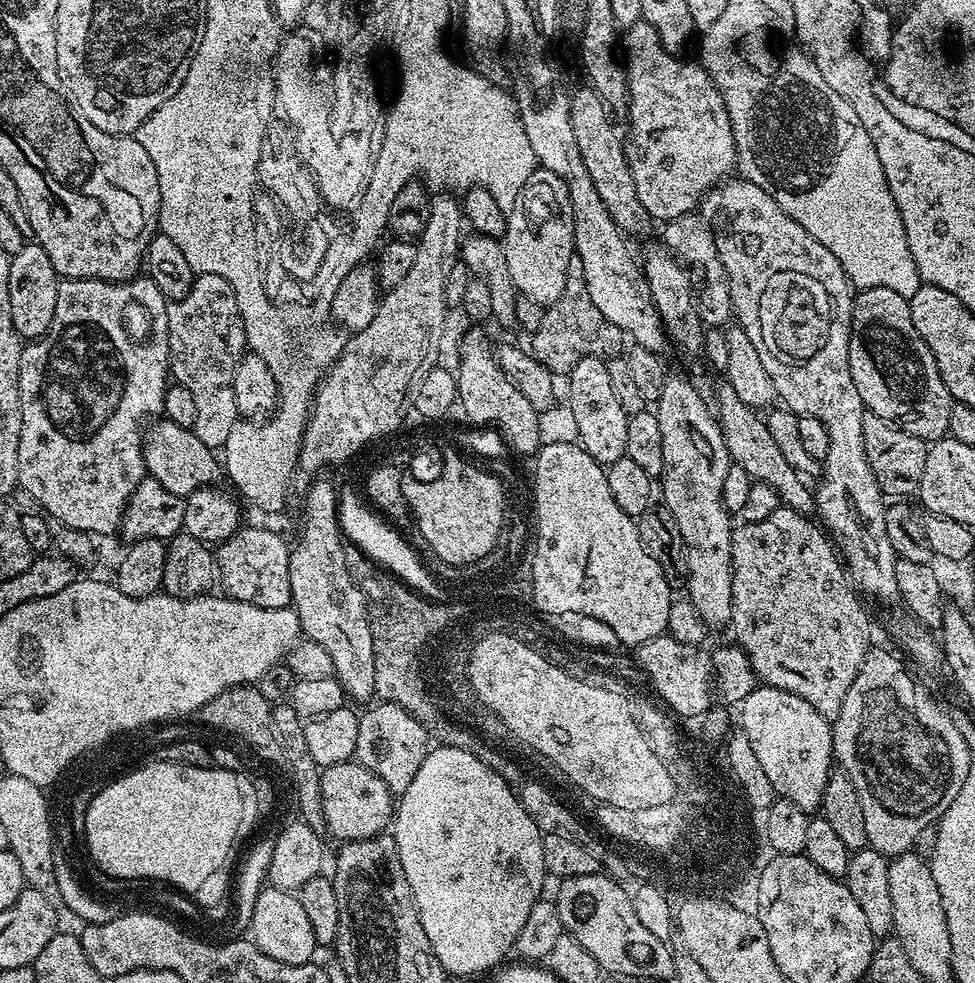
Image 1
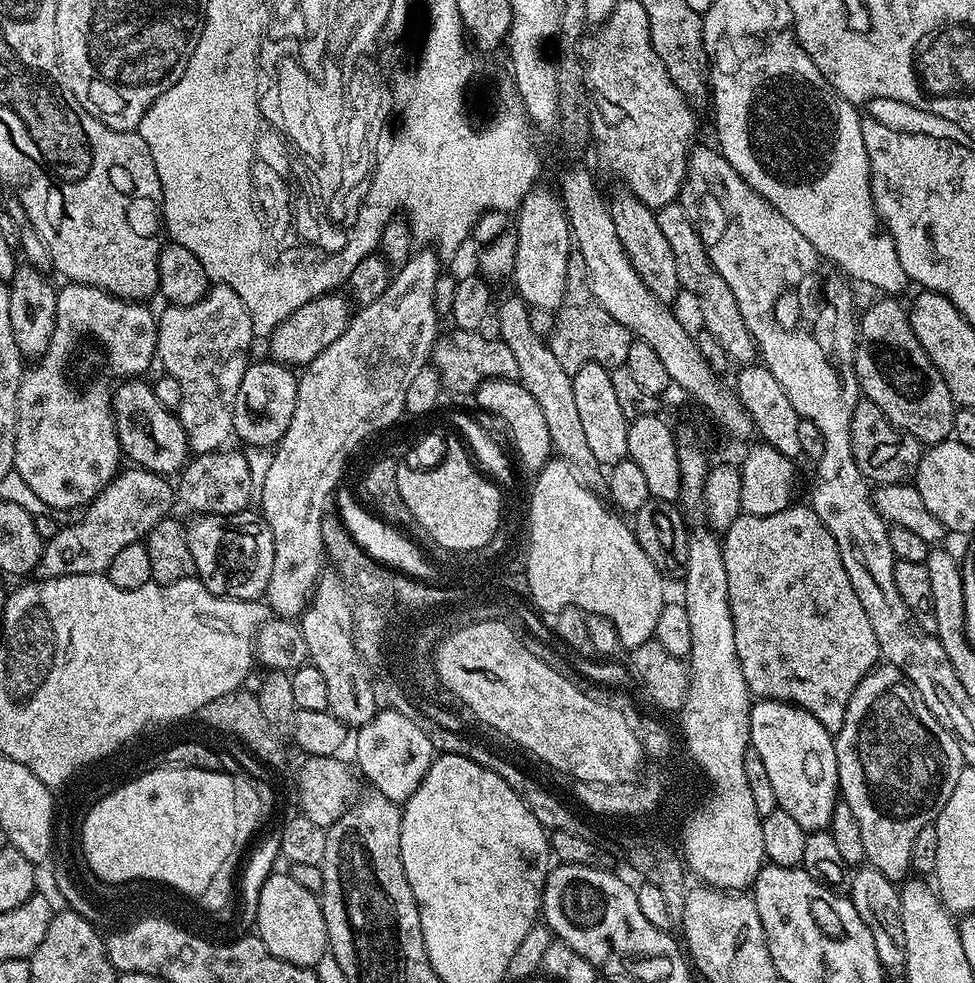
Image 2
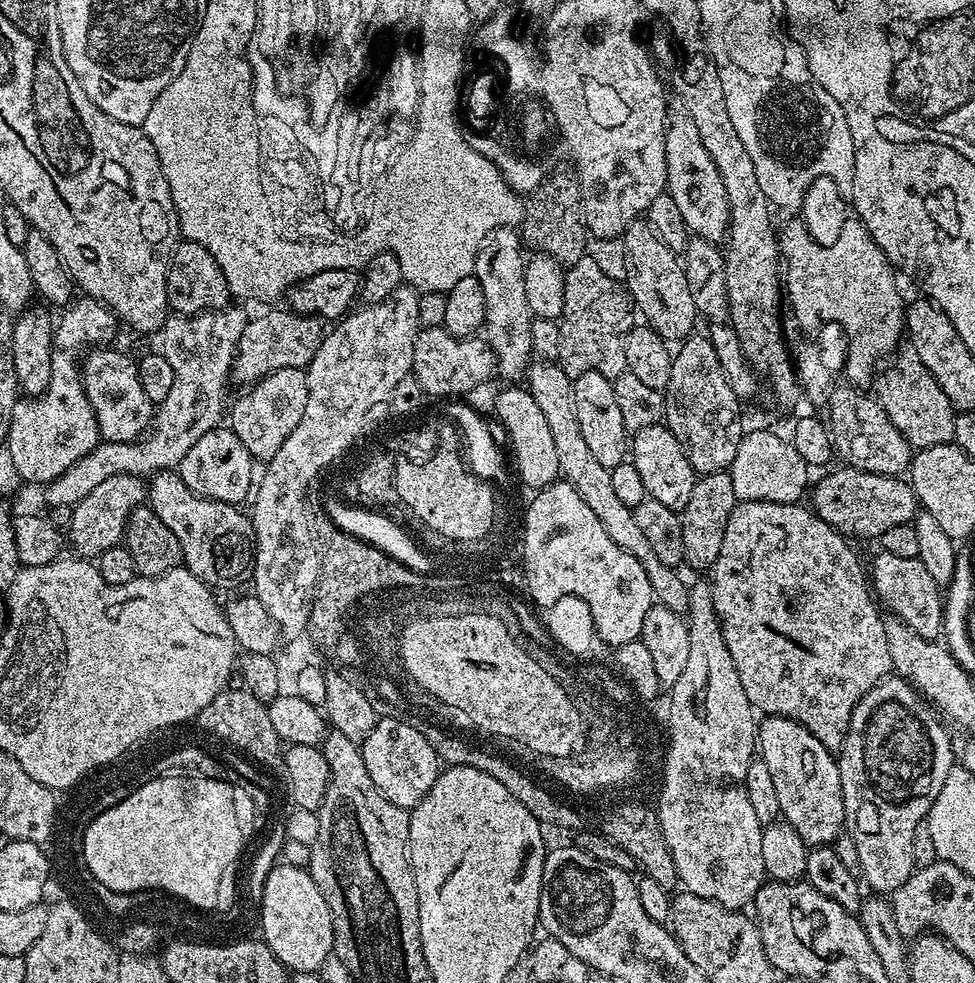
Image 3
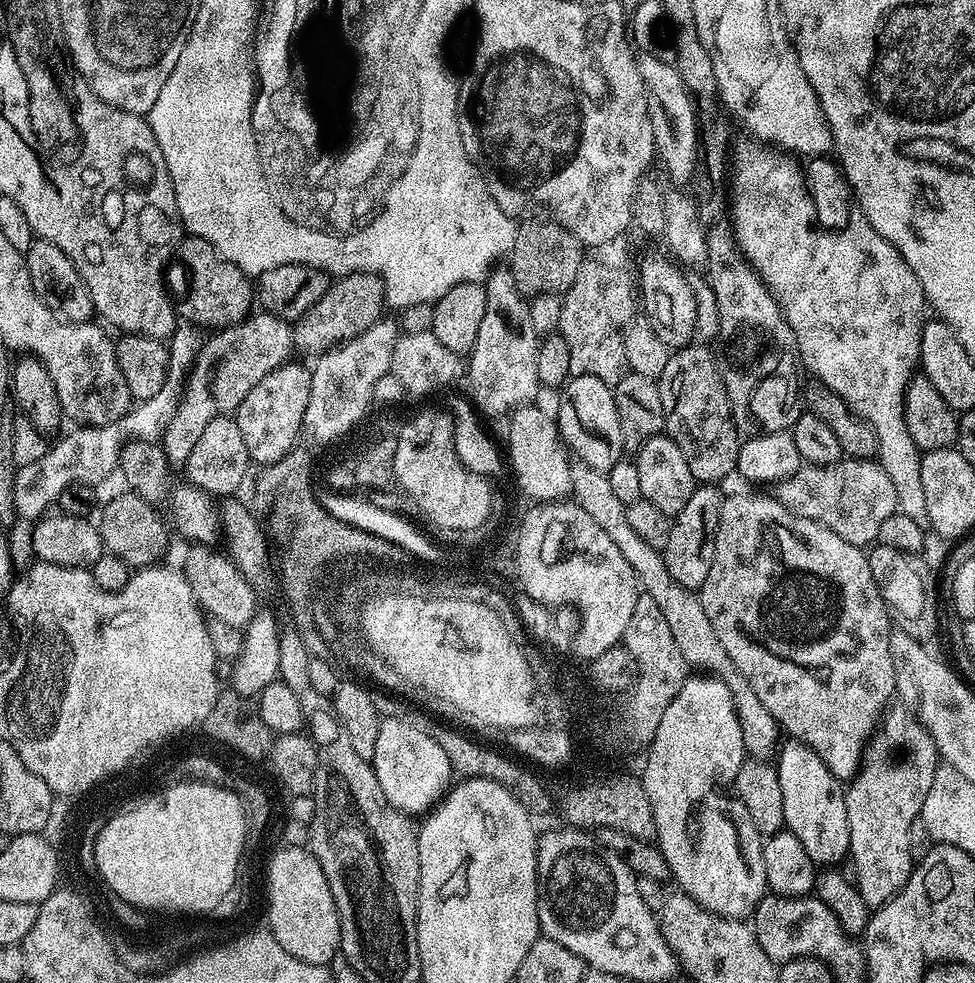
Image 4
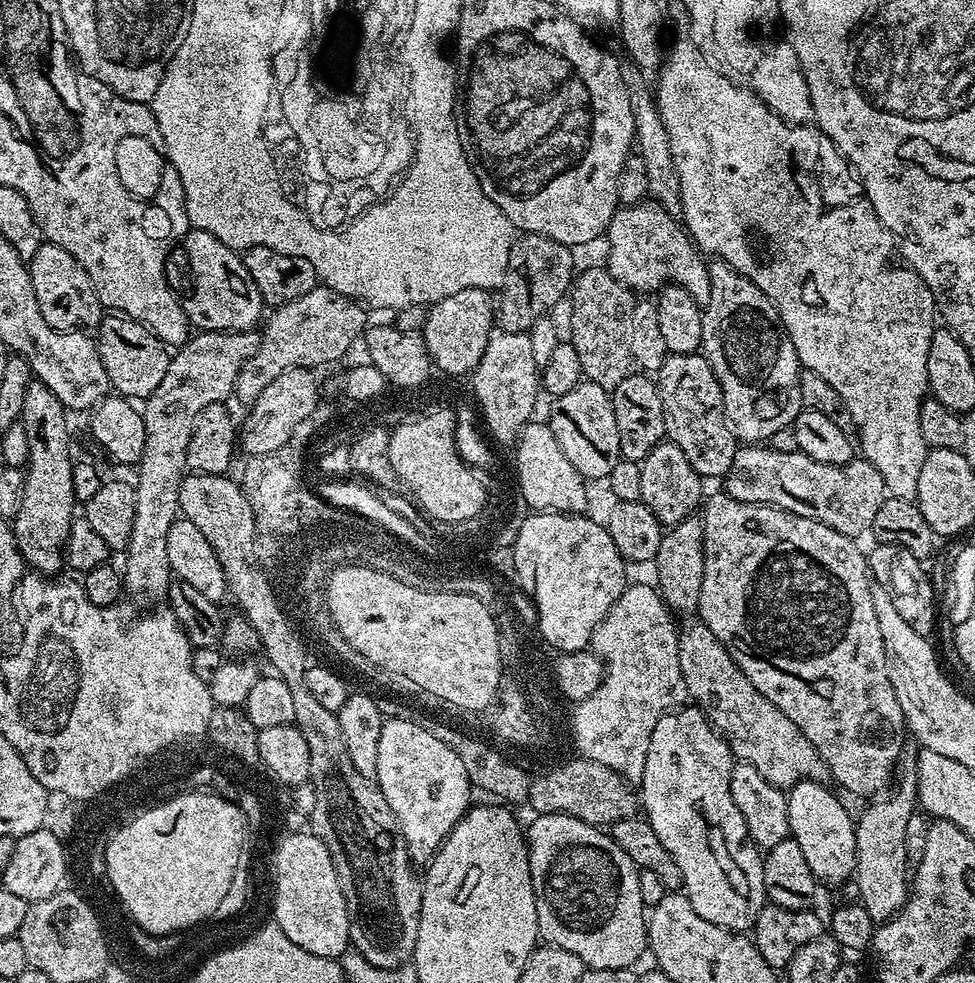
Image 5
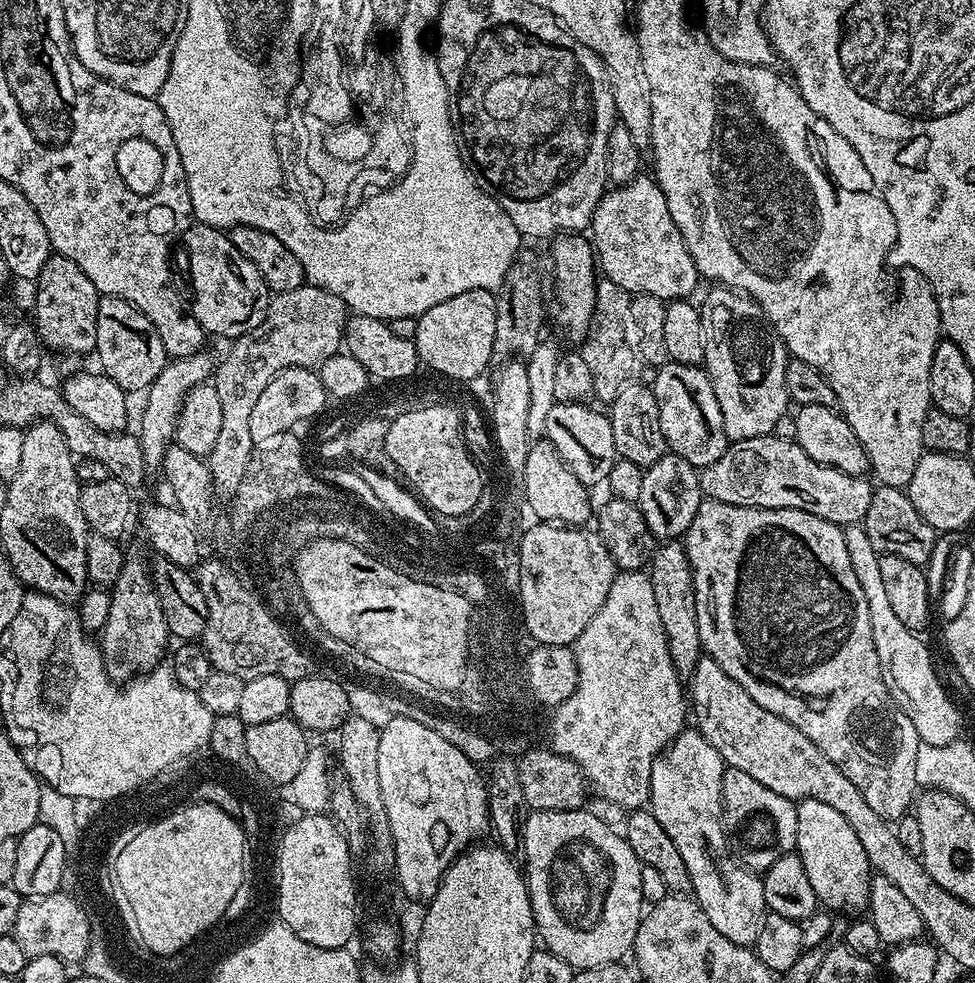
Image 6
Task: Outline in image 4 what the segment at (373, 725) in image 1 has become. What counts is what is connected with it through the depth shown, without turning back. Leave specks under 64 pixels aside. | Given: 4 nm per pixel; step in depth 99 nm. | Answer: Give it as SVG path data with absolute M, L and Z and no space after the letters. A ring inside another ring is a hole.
M381 719L378 743L374 745L370 763L376 771L378 786L382 786L382 794L386 794L392 807L412 818L431 812L443 801L445 792L454 783L446 750L442 750L433 737L427 737L413 726L398 720Z

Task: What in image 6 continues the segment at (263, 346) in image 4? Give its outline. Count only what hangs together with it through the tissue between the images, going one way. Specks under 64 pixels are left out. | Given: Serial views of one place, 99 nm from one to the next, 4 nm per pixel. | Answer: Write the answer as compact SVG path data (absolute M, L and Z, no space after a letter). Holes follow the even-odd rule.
M202 350L198 354L169 359L164 365L162 374L154 378L154 382L146 389L148 401L144 404L144 413L140 416L140 429L138 429L145 465L160 466L162 464L167 448L175 441L176 423L186 394L194 386L205 383L213 372L214 360L212 364L211 354L208 350ZM129 551L110 591L110 618L106 618L98 643L109 678L114 682L127 682L151 672L163 661L160 660L163 656L165 659L170 648L170 635L148 560L144 561L138 553Z

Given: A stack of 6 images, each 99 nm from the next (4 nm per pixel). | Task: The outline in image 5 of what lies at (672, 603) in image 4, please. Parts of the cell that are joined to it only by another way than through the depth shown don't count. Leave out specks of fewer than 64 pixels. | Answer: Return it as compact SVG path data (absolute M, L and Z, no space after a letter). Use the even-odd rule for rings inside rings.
M703 621L688 623L677 633L679 666L688 697L723 736L733 757L741 764L754 766L766 782L781 790L792 788L799 780L827 781L828 767L818 750L814 750L810 738L806 738L806 734L802 734L802 730L798 730L798 726L794 726L794 722L790 722L790 718L786 718L786 714L742 674L726 646L718 642Z

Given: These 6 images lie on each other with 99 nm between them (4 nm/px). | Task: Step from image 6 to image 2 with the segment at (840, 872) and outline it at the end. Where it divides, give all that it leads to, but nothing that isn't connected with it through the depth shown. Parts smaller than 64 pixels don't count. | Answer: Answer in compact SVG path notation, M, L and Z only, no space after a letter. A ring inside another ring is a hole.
M757 699L753 703L750 710L750 730L748 731L748 738L750 741L750 748L758 758L762 758L762 763L766 766L766 774L770 778L774 789L774 798L776 799L776 806L779 811L790 814L790 818L794 818L794 822L798 822L798 826L802 826L802 830L809 832L823 832L829 827L831 816L838 803L838 793L840 790L840 779L838 778L838 766L836 765L836 745L834 743L833 733L826 730L826 726L822 726L822 722L818 722L818 718L814 718L814 714L810 714L806 710L802 710L797 704L787 704L781 700L762 700Z

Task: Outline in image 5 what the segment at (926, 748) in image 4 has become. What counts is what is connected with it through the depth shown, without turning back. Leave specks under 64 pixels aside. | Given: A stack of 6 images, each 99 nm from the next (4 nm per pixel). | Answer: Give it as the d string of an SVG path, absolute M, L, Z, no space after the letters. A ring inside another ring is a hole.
M915 771L902 772L899 773L891 791L873 799L869 803L873 804L855 821L856 870L854 885L856 884L857 890L860 891L859 904L867 910L870 918L877 922L891 920L897 911L904 907L904 901L910 896L906 876L904 880L905 865L902 863L902 858L906 857L906 846L904 845L906 822L910 822L910 818L914 815L914 805L918 800L918 781Z

